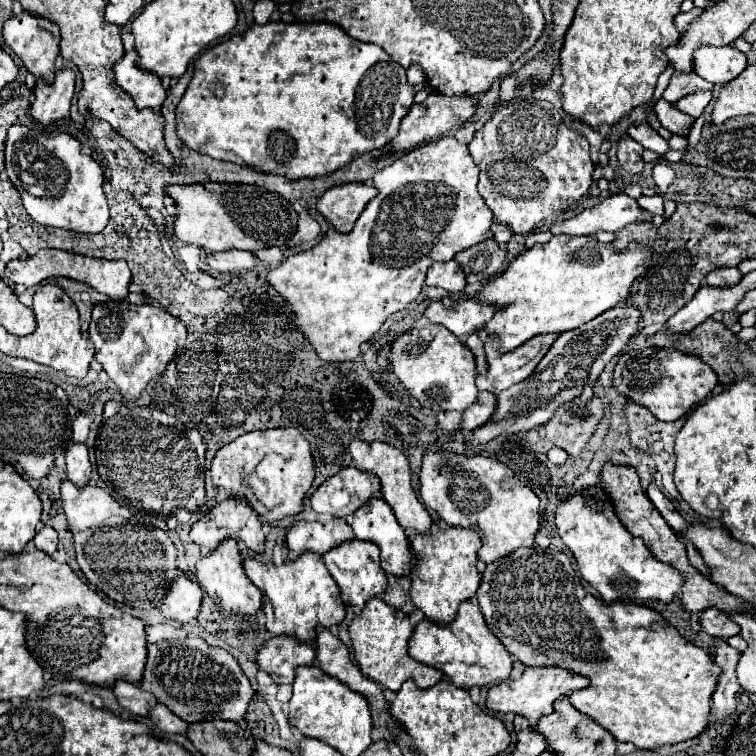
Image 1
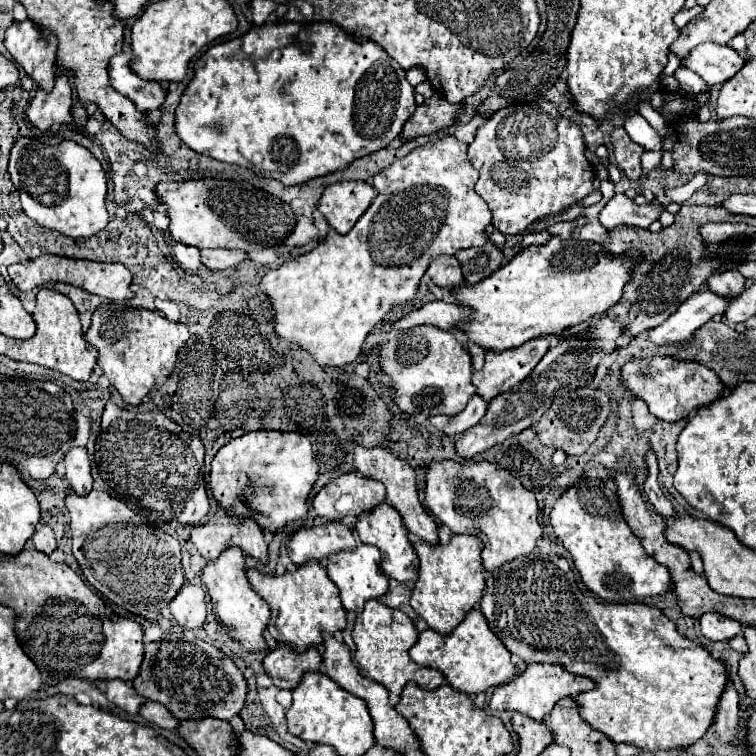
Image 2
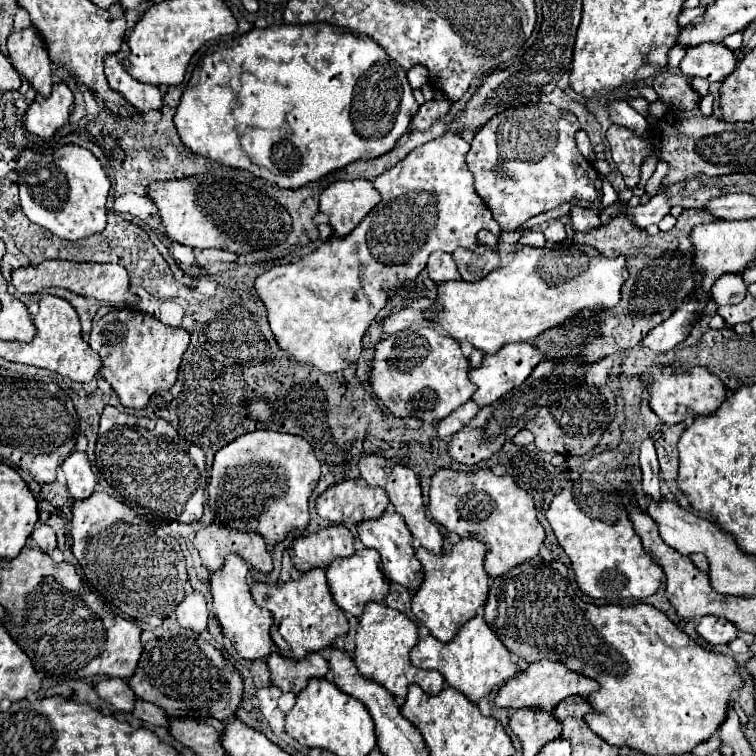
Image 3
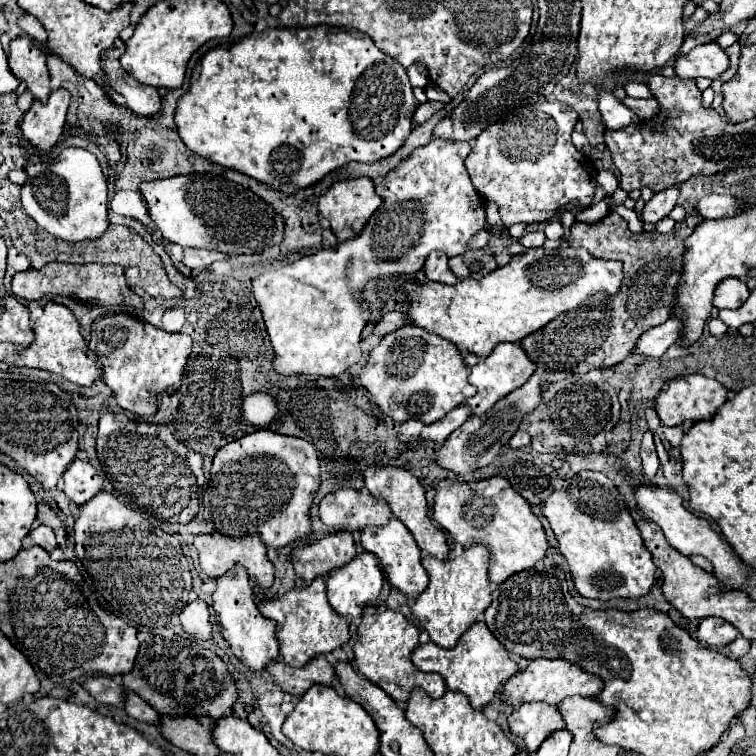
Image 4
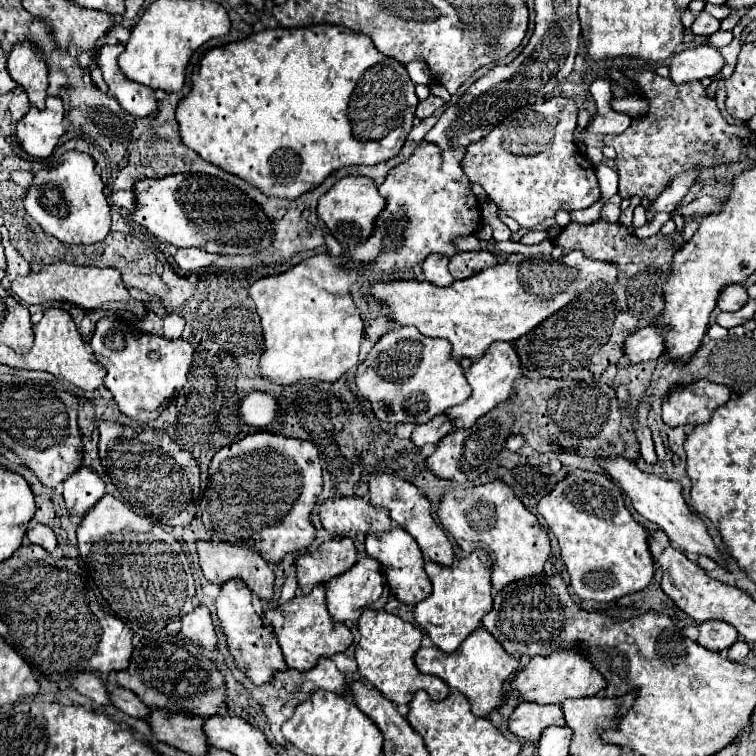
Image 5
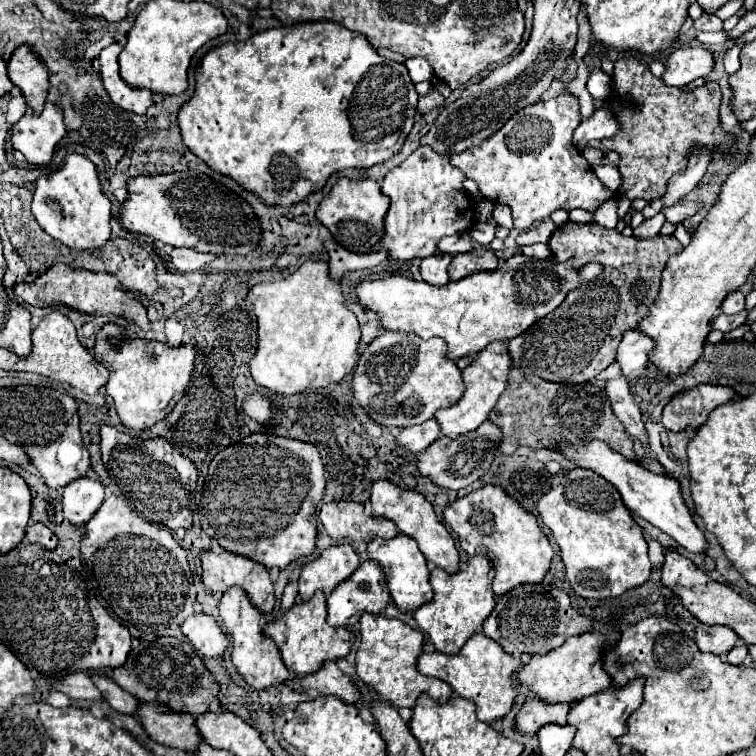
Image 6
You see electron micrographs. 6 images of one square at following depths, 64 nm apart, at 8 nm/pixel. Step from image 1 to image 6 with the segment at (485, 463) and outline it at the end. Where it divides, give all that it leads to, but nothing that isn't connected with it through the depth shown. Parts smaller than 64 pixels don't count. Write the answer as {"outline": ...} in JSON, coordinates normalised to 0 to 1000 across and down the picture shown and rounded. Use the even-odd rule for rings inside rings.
{"outline":[[[638,643],[619,656],[601,661],[587,672],[587,690],[606,706],[608,725],[619,735],[643,733],[648,741],[656,741],[651,780],[659,788],[677,780],[683,772],[717,770],[728,751],[733,728],[722,706],[717,706],[712,688],[659,643]]]}

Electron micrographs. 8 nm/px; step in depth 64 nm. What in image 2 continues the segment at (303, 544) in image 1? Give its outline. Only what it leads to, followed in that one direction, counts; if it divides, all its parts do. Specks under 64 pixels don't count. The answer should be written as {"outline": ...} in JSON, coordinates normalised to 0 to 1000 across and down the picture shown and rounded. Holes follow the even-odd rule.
{"outline":[[[434,690],[426,696],[397,698],[384,709],[384,741],[397,749],[415,738],[429,743],[434,733],[466,728],[471,722],[468,704],[452,690]]]}

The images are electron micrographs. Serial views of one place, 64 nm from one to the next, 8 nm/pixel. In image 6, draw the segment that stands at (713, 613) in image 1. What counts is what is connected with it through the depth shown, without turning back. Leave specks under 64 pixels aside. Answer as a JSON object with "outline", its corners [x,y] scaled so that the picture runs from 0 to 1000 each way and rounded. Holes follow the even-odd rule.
{"outline":[[[926,825],[926,828],[921,831],[921,841],[918,841],[918,847],[921,847],[923,857],[931,860],[931,862],[960,865],[966,857],[974,854],[976,841],[974,841],[974,836],[968,836],[968,831]]]}

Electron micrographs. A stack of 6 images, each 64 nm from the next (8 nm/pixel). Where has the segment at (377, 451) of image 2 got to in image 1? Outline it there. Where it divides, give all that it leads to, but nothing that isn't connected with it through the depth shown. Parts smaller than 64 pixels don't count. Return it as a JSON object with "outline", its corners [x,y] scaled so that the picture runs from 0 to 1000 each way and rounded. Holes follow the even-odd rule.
{"outline":[[[476,579],[466,582],[463,585],[463,601],[466,601],[466,608],[468,608],[468,616],[476,619],[476,622],[487,622],[487,624],[495,624],[500,632],[503,632],[503,651],[505,651],[505,659],[516,667],[516,672],[521,675],[526,690],[537,698],[548,698],[553,704],[566,704],[569,701],[569,693],[571,693],[571,685],[566,680],[566,675],[561,672],[561,667],[553,661],[553,656],[548,653],[545,648],[545,640],[542,640],[542,616],[540,616],[540,608],[537,603],[511,587],[511,585],[503,585],[503,582],[495,582],[495,585],[481,585]]]}

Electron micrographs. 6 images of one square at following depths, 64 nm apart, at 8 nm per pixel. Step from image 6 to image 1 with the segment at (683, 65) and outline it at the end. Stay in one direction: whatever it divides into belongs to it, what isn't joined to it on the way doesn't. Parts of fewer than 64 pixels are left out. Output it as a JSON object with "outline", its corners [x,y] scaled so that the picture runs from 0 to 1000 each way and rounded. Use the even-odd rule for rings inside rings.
{"outline":[[[971,61],[958,63],[926,63],[918,74],[921,98],[942,111],[960,111],[979,101],[989,87],[987,71]]]}

